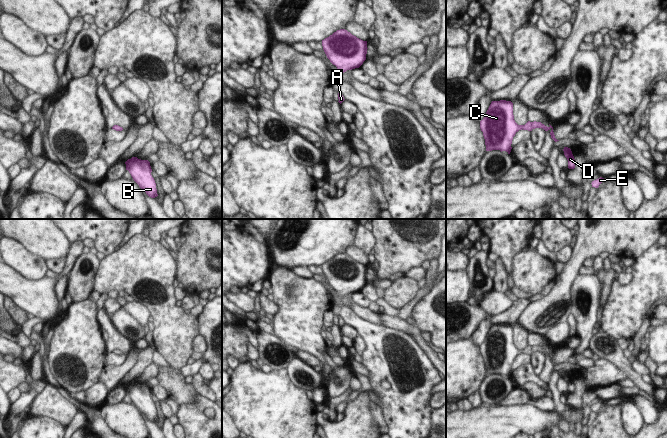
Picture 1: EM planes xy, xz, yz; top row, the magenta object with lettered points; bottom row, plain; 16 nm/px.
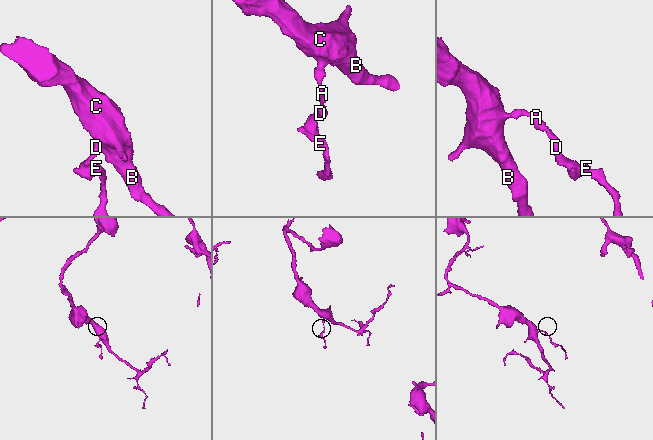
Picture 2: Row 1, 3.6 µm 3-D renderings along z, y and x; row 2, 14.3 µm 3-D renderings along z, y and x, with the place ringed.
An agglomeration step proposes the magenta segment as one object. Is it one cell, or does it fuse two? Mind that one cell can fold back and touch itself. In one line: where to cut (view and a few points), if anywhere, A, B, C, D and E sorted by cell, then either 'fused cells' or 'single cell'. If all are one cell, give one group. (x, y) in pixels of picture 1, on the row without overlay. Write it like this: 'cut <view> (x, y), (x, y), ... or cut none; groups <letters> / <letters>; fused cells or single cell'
cut none; groups A B C D E; single cell

